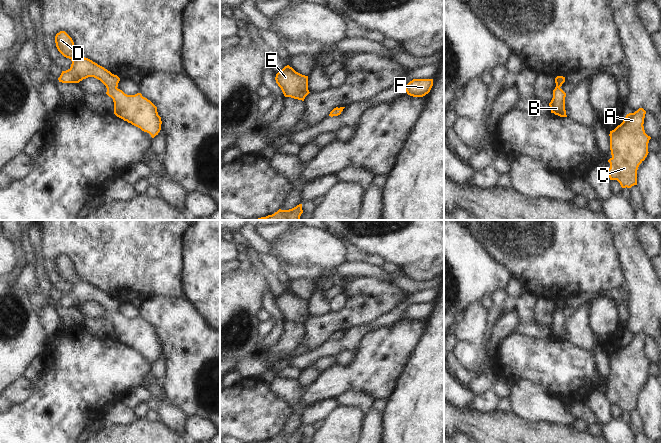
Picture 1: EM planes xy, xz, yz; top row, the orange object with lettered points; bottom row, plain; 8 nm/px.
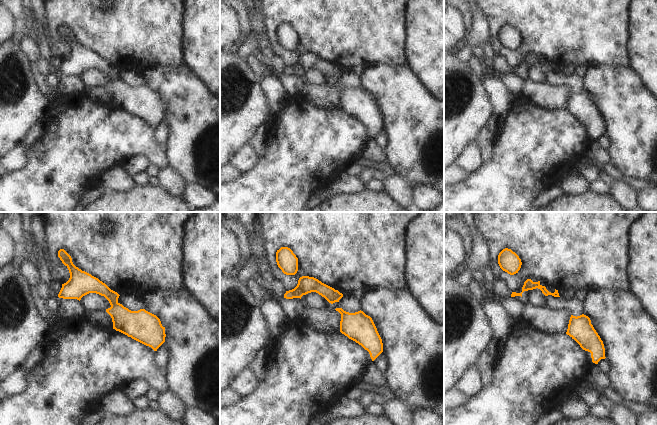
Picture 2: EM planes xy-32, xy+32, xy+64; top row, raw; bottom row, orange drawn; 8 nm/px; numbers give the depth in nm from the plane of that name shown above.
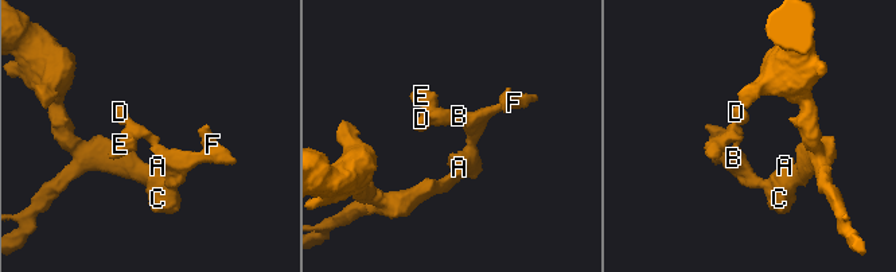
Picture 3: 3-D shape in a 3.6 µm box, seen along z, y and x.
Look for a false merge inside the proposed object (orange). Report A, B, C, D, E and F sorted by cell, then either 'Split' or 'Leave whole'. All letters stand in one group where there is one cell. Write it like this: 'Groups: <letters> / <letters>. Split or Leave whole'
Groups: A B C D E F. Leave whole

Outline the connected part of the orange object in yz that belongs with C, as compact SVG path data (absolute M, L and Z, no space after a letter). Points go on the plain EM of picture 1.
M639 332L634 337L627 338L623 346L610 355L609 358L612 381L608 384L610 392L607 394L607 399L610 404L617 404L622 412L631 412L637 409L638 391L649 377L648 367L651 361L644 354L645 338L646 335L643 332Z

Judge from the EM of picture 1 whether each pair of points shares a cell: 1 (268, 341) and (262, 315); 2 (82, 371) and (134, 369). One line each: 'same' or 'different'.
1: different
2: same

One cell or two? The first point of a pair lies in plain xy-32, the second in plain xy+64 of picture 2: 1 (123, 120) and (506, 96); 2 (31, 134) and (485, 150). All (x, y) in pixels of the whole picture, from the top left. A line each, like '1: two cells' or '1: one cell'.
1: two cells
2: one cell

